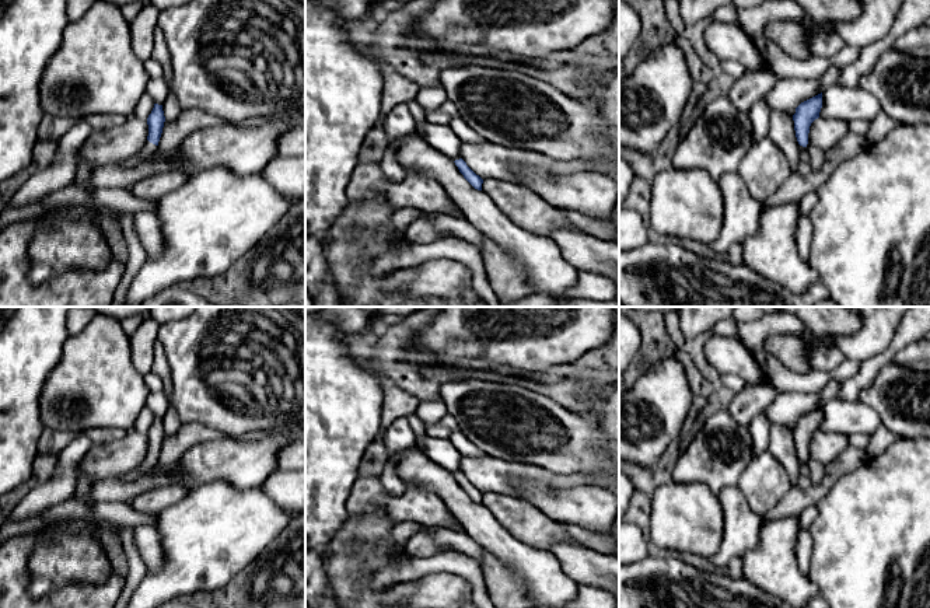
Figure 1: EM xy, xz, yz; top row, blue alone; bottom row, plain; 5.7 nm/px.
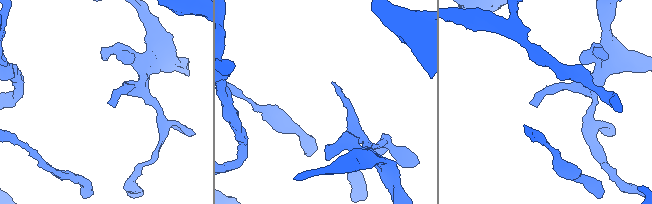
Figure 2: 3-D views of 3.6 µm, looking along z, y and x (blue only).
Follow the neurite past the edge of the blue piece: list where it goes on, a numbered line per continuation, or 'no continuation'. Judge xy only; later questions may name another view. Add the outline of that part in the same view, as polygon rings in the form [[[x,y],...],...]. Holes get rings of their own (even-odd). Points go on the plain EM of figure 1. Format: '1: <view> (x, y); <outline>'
1: xy (149, 463); [[[147,454],[143,462],[137,468],[116,478],[120,479],[122,482],[133,482],[141,479],[141,476],[150,472],[155,465],[157,465],[157,460]]]

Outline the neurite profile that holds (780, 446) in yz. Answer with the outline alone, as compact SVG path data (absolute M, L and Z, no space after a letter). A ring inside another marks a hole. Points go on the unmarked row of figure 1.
M772 424L768 451L782 464L791 481L791 486L796 486L801 465L796 451L793 430L787 424Z

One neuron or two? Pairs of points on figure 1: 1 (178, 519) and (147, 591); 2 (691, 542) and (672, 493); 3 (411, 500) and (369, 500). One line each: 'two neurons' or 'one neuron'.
1: one neuron
2: one neuron
3: one neuron

